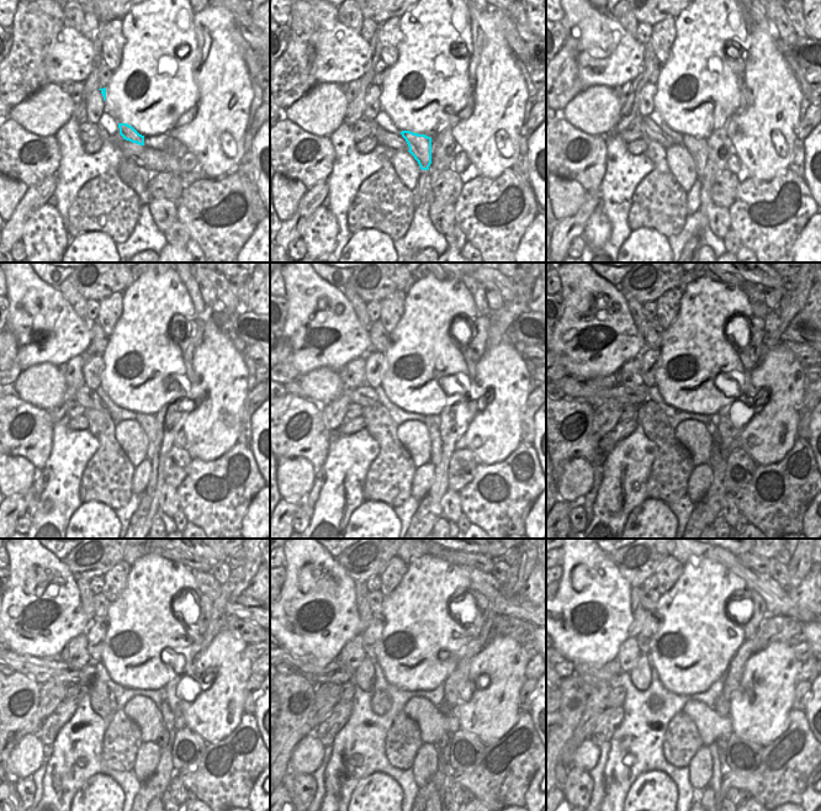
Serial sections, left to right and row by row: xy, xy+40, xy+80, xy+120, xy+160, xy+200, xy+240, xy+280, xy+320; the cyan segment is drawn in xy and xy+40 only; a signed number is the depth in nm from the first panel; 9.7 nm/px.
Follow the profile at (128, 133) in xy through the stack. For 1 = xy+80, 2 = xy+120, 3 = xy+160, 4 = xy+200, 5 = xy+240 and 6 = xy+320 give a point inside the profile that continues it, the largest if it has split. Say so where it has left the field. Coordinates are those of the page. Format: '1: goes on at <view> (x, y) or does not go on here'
1: goes on at xy+80 (697, 147)
2: goes on at xy+120 (148, 423)
3: goes on at xy+160 (435, 452)
4: goes on at xy+200 (715, 456)
5: goes on at xy+240 (163, 738)
6: goes on at xy+320 (721, 741)

